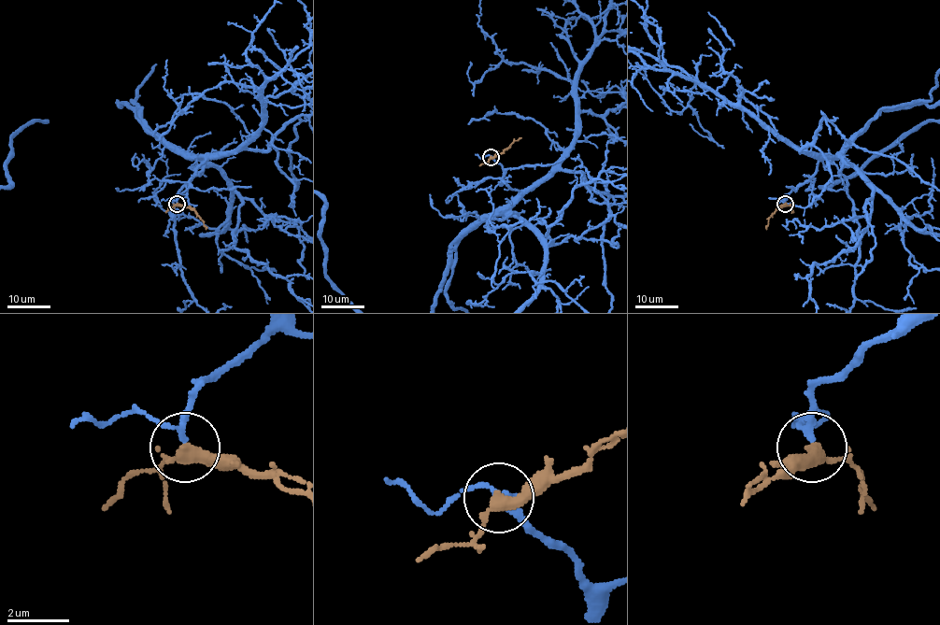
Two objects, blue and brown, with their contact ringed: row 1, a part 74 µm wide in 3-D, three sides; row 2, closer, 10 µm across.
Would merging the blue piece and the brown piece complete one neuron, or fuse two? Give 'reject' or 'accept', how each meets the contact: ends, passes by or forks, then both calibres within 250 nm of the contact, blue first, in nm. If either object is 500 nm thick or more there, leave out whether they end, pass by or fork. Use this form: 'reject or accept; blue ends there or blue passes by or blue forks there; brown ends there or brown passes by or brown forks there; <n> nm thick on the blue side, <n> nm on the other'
accept; blue passes by; brown passes by; 170 nm thick on the blue side, 360 nm on the other

